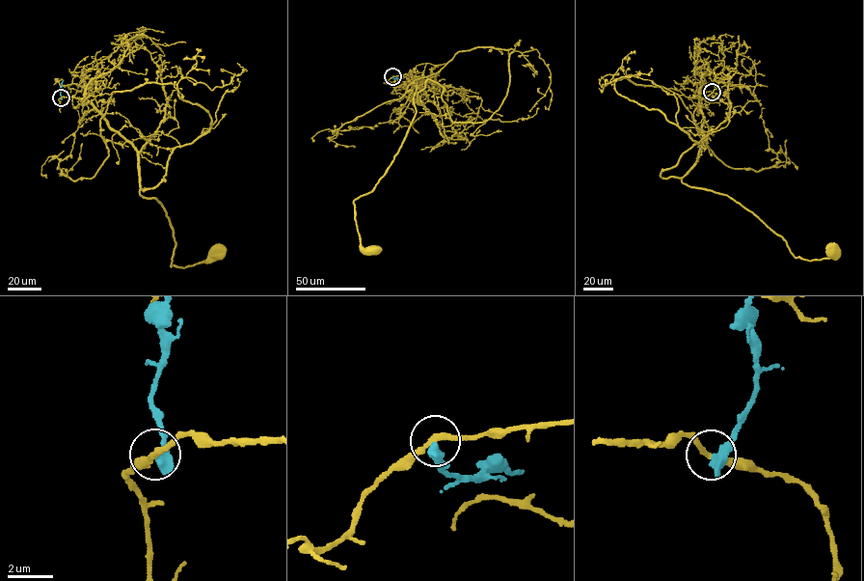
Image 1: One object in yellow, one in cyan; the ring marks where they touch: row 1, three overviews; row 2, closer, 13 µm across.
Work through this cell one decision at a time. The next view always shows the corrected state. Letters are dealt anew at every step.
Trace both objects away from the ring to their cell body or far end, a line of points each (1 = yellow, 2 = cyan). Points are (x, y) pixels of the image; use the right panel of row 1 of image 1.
1: (712, 92), (699, 94), (703, 138), (698, 160), (682, 181), (740, 203), (796, 257), (832, 258), (833, 248)
2: (712, 92), (714, 77)

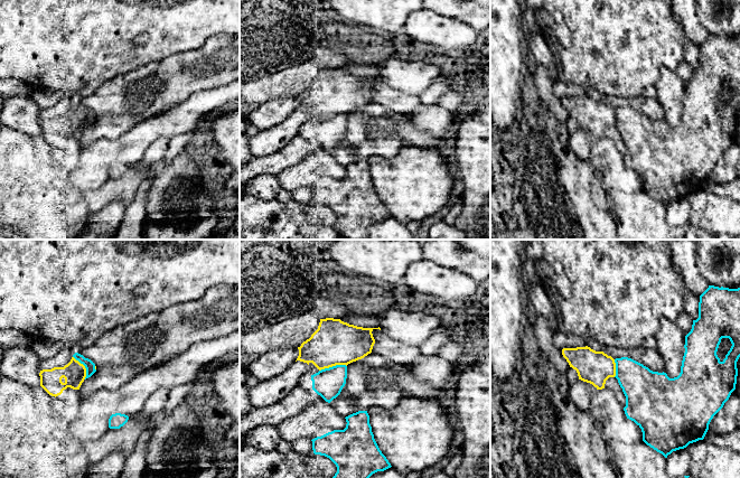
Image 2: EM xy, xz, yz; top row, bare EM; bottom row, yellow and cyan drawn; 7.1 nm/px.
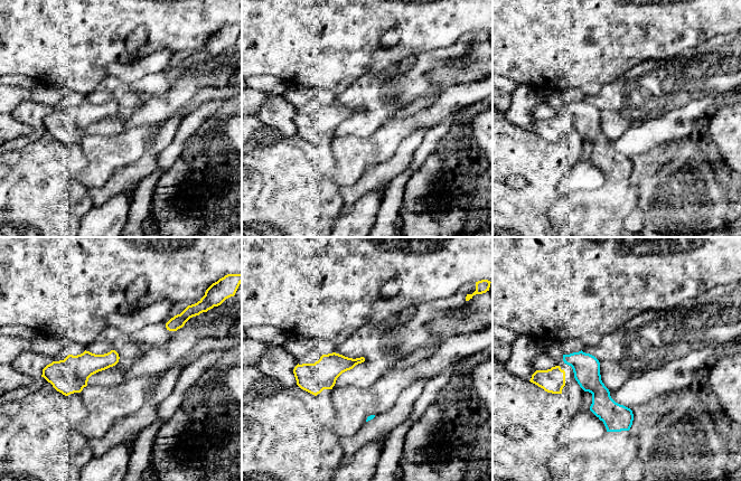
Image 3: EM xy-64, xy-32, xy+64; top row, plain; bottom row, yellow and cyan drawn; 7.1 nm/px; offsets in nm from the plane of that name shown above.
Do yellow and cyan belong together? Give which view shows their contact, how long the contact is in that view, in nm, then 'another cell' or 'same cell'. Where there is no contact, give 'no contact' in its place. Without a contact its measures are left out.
xz | 200 nm | another cell

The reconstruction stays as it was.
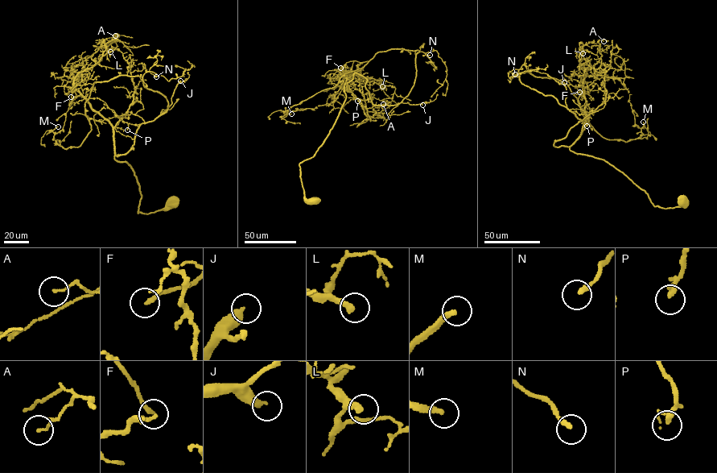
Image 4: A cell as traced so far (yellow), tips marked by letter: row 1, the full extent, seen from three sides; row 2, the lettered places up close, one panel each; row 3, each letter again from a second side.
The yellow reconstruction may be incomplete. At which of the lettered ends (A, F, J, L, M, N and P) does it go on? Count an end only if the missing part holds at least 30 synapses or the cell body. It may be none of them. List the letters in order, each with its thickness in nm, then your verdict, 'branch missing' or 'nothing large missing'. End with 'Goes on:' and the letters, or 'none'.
A: 100 nm | nothing large missing
F: 200 nm | nothing large missing
J: 360 nm | branch missing
L: 300 nm | nothing large missing
M: 280 nm | branch missing
N: 240 nm | nothing large missing
P: 190 nm | nothing large missing
Goes on: J, M

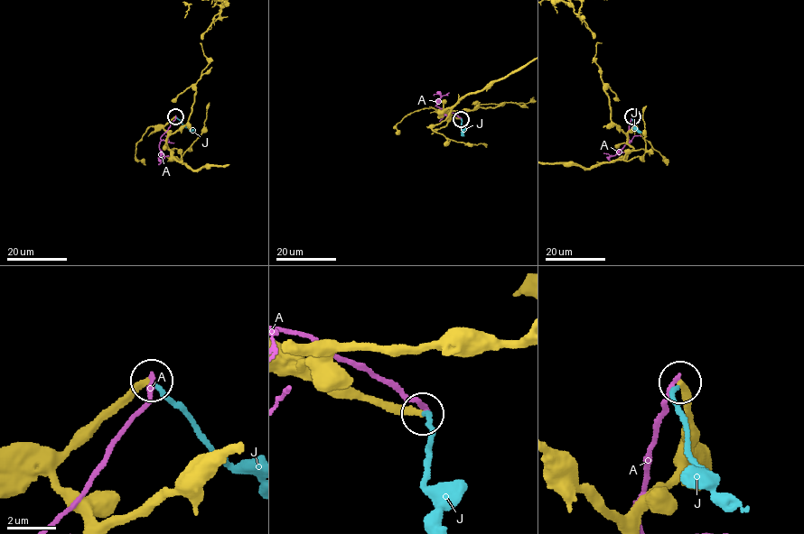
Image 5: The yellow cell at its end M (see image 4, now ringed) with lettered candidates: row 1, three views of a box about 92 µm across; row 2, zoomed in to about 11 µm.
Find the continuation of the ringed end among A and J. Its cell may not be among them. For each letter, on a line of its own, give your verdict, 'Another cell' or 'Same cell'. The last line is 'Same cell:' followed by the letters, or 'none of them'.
A: Another cell
J: Another cell
Same cell: none of them

